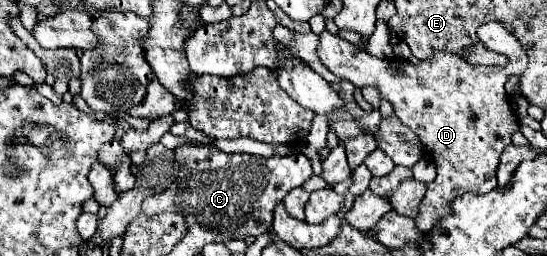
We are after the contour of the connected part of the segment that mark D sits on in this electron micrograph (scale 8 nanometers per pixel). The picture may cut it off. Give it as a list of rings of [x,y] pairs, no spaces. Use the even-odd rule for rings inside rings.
[[[498,21],[484,23],[486,37],[506,37],[508,39],[508,55],[510,55],[510,67],[482,67],[482,65],[468,65],[464,63],[456,53],[448,51],[436,51],[434,57],[420,61],[418,65],[412,65],[404,59],[378,59],[368,55],[366,51],[356,51],[356,47],[350,41],[344,41],[340,35],[322,31],[320,33],[320,45],[318,45],[318,57],[320,61],[338,77],[348,79],[358,89],[364,85],[374,85],[380,89],[382,99],[388,99],[394,107],[394,113],[400,117],[404,125],[408,125],[420,139],[426,149],[426,153],[436,161],[438,175],[432,183],[428,183],[428,191],[420,203],[420,213],[416,217],[416,225],[420,231],[428,233],[444,215],[450,213],[452,199],[464,195],[464,193],[488,193],[494,187],[494,173],[498,169],[500,153],[510,145],[512,133],[518,131],[520,119],[516,117],[510,97],[504,91],[504,83],[510,75],[518,75],[528,65],[528,55],[522,51],[520,41],[506,31],[506,27]]]

